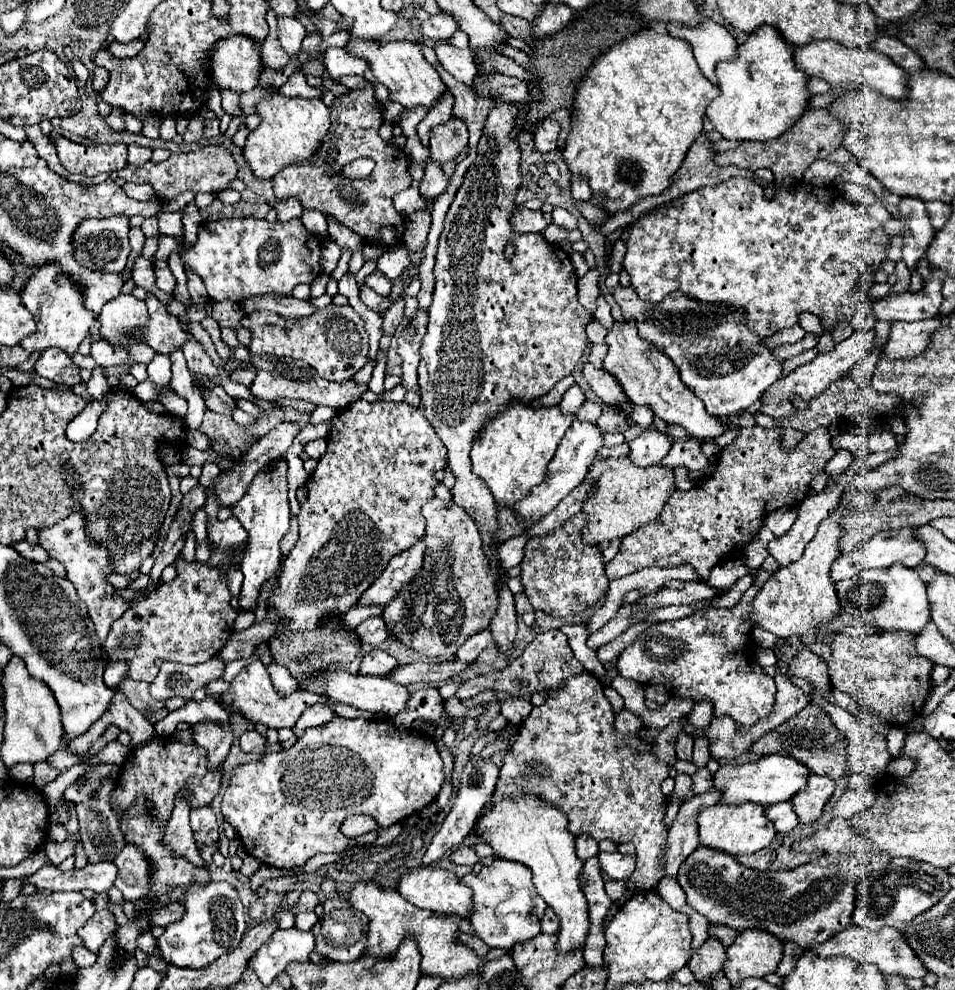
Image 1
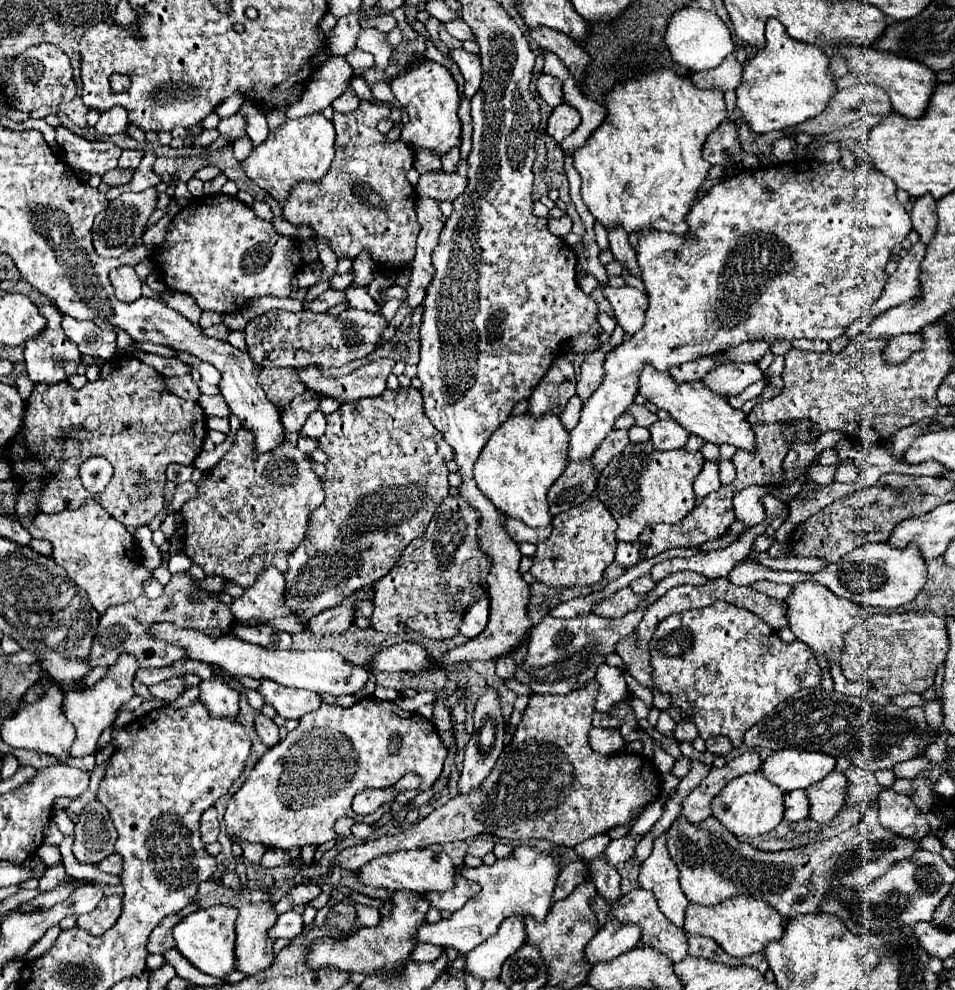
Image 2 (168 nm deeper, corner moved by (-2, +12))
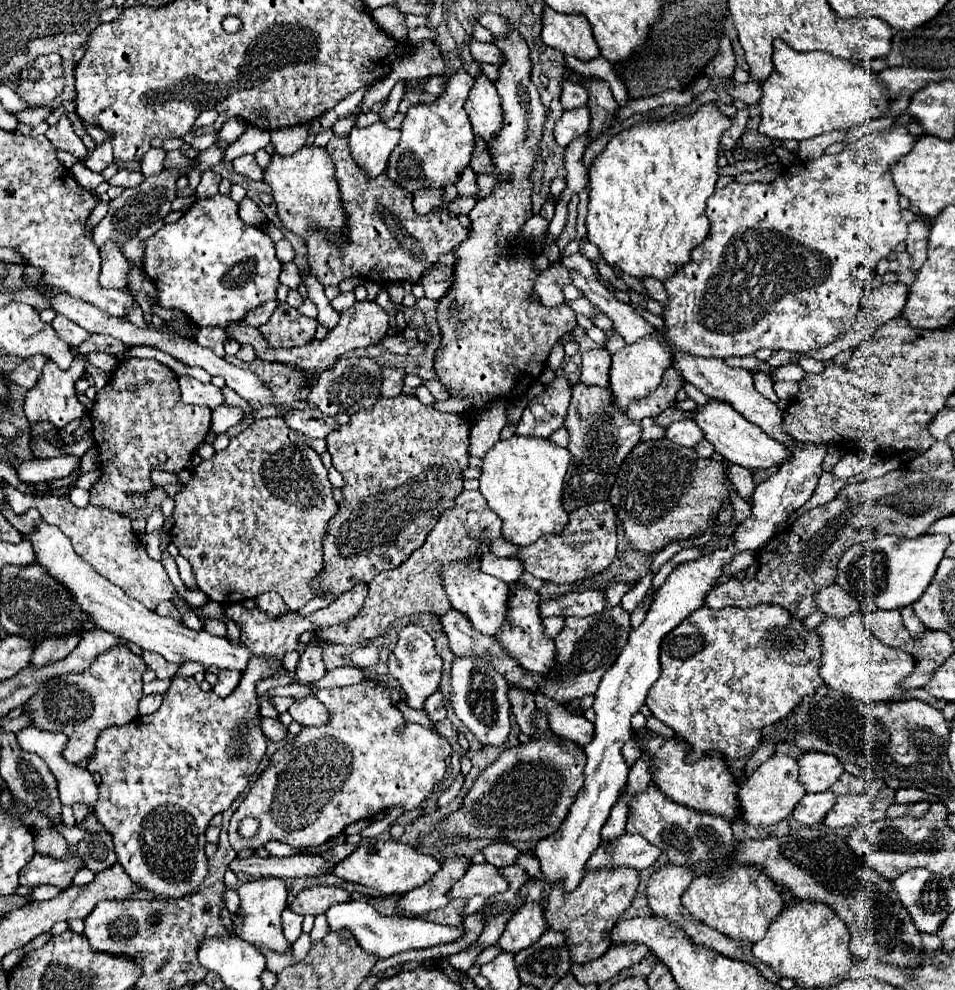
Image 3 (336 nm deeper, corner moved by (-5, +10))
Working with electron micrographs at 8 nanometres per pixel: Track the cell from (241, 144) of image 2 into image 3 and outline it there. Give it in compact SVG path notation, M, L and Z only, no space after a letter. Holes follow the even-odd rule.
M244 154L244 156L238 156L234 162L234 170L242 176L248 176L250 180L262 180L262 168L256 164L256 158L254 154Z

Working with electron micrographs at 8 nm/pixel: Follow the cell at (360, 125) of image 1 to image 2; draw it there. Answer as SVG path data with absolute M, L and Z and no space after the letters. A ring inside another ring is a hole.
M361 98L359 108L351 114L335 112L333 126L337 130L337 140L335 158L331 162L329 174L315 182L297 182L289 190L289 196L283 206L283 216L293 224L309 224L317 232L317 238L329 240L337 256L355 258L361 250L369 250L377 268L399 270L407 260L415 256L415 244L421 226L415 214L415 192L407 180L407 172L413 168L415 152L403 140L391 142L387 134L381 134L377 130L377 124L381 122L381 118L387 118L389 112L391 110L387 106L377 106L365 98Z

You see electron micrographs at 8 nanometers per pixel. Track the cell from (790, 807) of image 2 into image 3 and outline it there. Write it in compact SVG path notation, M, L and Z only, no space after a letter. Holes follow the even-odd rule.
M832 790L820 792L820 794L806 794L800 804L794 808L794 818L806 826L818 826L822 824L824 816L834 808L836 794Z

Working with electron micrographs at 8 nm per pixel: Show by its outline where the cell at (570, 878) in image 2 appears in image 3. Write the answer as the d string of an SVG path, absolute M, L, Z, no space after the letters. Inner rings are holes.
M622 834L610 846L600 846L590 858L590 862L586 864L586 868L590 870L590 868L602 868L602 866L630 866L636 870L644 870L644 868L650 868L660 854L662 850L650 844L644 836Z

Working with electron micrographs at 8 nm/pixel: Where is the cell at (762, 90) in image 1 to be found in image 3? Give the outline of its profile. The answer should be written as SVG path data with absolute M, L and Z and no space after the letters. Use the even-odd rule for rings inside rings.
M782 40L774 42L774 72L772 76L762 84L762 122L758 126L760 134L766 134L774 140L808 140L814 136L820 136L824 132L832 130L848 130L858 124L866 124L870 120L880 118L884 112L888 112L890 94L884 90L882 82L876 78L878 74L872 72L866 66L852 64L848 60L836 58L828 52L796 52L788 48Z

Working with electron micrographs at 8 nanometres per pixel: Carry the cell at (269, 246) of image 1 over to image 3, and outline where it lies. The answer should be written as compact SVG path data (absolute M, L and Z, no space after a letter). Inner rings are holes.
M216 194L212 198L196 200L178 222L166 224L142 244L144 244L142 266L146 276L158 288L158 306L182 310L200 328L204 326L226 328L234 322L244 320L246 312L250 312L252 308L276 298L276 288L280 286L278 274L282 264L276 258L274 242L264 230L248 226L238 218L238 204L230 196Z

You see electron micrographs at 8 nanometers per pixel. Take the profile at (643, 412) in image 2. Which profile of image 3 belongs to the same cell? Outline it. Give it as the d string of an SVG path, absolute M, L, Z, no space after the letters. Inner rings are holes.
M668 408L668 410L664 410L660 416L656 416L654 420L656 420L658 426L664 426L664 428L666 428L666 426L670 426L672 422L692 418L692 414L694 414L694 412L682 412L682 410L678 410L678 408Z

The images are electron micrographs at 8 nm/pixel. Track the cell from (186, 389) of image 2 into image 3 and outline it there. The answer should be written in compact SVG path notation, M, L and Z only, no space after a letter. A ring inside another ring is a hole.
M182 376L180 380L180 390L182 390L182 400L186 404L194 404L194 406L208 406L210 410L218 408L224 404L224 396L222 390L216 388L214 384L202 384L194 378Z

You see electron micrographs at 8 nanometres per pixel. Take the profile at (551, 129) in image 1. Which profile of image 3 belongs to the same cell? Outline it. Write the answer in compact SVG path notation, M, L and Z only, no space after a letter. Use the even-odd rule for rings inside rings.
M588 108L568 110L554 126L554 138L560 146L568 146L578 136L584 136L590 128L590 112Z

